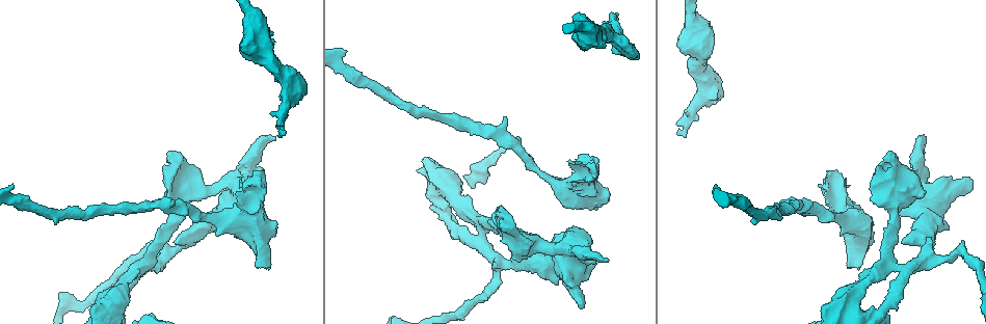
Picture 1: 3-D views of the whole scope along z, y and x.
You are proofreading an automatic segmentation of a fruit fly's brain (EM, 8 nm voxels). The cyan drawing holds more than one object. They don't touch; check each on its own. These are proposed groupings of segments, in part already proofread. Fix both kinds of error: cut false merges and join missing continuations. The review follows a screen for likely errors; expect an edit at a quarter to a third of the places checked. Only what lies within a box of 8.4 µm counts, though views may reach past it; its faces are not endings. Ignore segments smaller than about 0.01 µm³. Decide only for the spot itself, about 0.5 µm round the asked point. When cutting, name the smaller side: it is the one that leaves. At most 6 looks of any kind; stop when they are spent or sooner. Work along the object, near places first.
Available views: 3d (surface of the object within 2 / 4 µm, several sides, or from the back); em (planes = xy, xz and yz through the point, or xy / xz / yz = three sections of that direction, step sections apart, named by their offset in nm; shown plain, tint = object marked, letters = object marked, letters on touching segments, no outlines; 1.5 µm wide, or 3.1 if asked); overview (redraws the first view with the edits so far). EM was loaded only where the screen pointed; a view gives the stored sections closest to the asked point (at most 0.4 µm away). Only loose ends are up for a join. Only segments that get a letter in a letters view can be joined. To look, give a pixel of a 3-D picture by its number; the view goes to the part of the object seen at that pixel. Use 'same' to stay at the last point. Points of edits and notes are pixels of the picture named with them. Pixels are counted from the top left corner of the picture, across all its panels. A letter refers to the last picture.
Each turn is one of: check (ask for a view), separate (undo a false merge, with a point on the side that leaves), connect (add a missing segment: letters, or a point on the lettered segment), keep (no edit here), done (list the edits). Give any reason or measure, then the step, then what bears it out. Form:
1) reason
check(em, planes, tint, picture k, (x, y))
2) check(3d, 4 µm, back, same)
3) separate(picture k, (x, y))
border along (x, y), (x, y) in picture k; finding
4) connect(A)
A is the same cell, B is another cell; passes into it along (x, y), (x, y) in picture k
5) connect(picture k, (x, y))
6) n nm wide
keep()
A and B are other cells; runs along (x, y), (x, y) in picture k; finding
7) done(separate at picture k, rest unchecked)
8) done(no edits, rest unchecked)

sudden change in width
check(3d, 4 µm, picture 1, (267, 57))

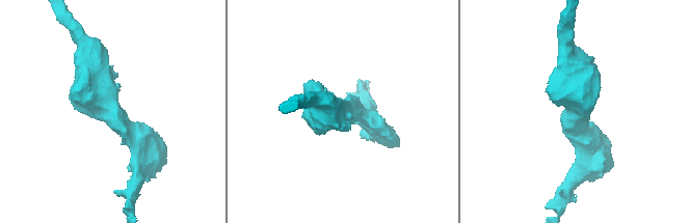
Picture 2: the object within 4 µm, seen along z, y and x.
now the EM
check(em, planes, tint, picture 2, (574, 106))

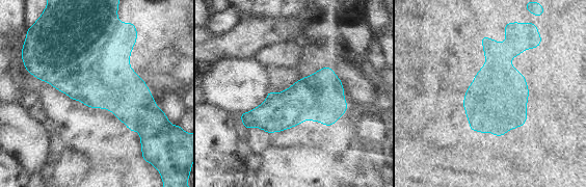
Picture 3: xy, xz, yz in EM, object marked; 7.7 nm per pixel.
see the neighbours
check(em, planes, letters, same)

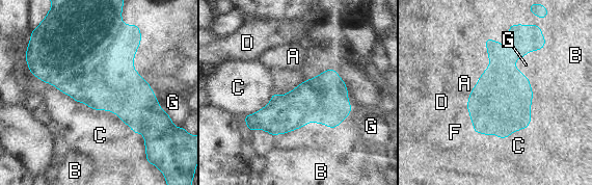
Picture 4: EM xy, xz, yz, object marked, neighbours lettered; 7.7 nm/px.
keep()
A, B, C, D, F and G are other cells; border along (481, 75), (469, 95) in picture 4; continuous, no second cell

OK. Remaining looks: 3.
check(em, planes, letters, picture 1, (274, 137))

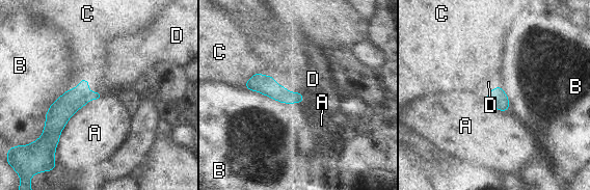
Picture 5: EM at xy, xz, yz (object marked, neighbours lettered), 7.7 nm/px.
connect(D)
D is the same cell, A, B and C are other cells; passes into it along (264, 84), (277, 84), (310, 81) in picture 5; the cell continues

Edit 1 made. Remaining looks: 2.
done(connect at picture 5, rest unchecked)

